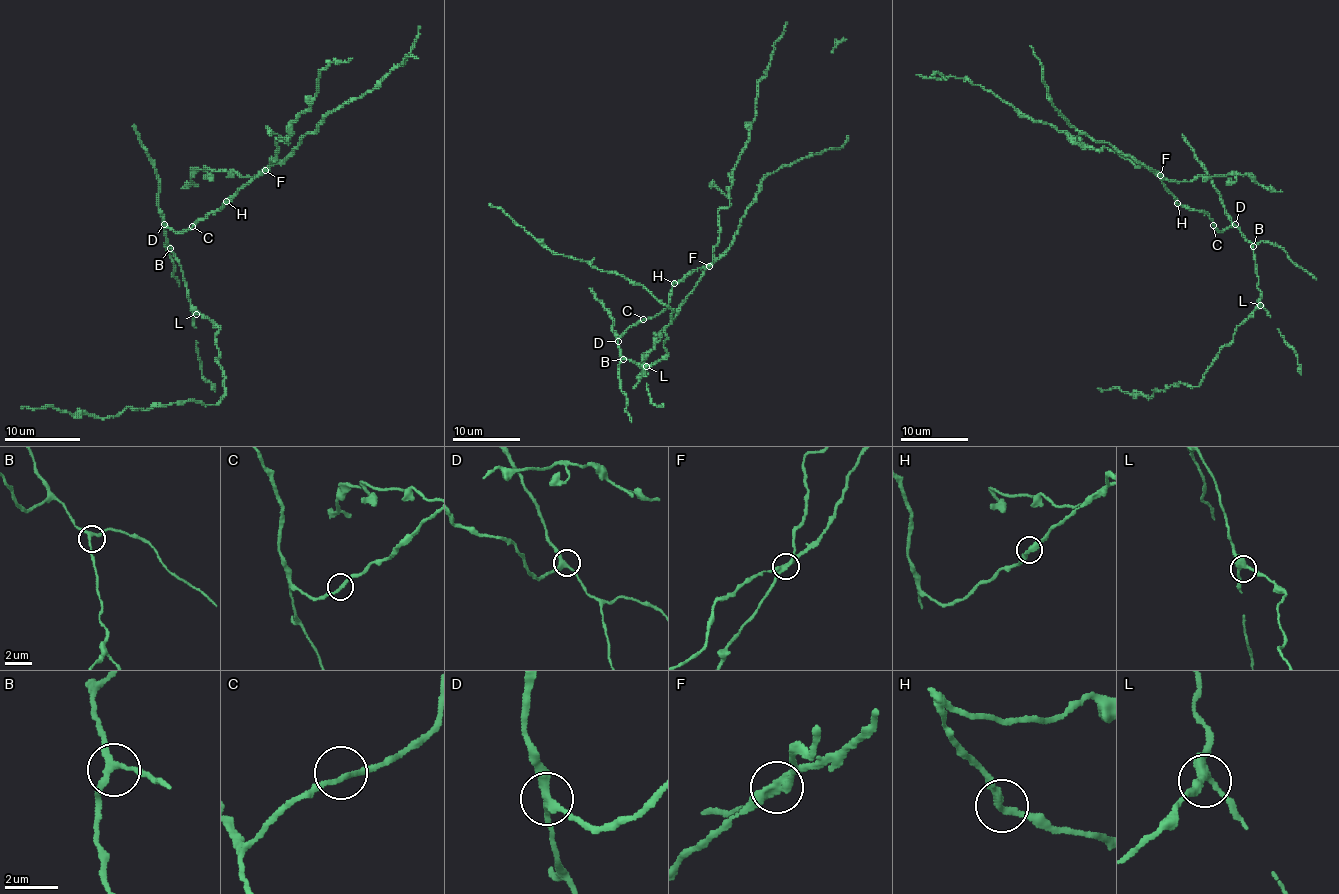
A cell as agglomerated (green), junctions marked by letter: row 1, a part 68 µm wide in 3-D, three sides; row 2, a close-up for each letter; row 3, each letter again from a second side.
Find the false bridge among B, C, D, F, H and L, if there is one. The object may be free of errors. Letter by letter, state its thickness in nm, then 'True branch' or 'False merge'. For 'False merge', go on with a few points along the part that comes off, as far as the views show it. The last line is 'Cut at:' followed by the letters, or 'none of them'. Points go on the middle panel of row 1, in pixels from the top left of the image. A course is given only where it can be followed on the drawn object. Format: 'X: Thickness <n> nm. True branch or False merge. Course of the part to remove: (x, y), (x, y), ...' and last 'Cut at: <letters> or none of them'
B: Thickness 220 nm. True branch
C: Thickness 200 nm. True branch
D: Thickness 260 nm. True branch
F: Thickness 280 nm. False merge
H: Thickness 320 nm. True branch
L: Thickness 320 nm. True branch
Cut at: F

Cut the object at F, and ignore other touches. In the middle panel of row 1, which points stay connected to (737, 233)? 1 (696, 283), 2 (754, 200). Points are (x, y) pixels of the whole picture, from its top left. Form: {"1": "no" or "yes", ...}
{"1": "no", "2": "yes"}

